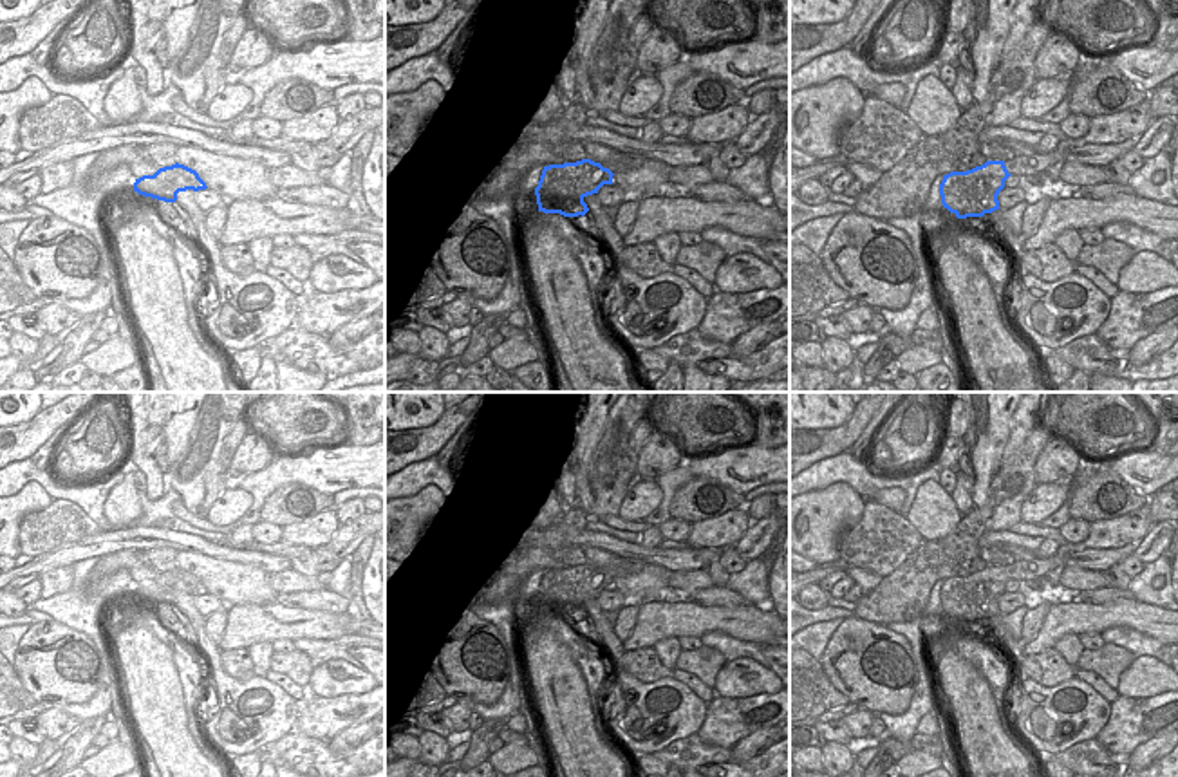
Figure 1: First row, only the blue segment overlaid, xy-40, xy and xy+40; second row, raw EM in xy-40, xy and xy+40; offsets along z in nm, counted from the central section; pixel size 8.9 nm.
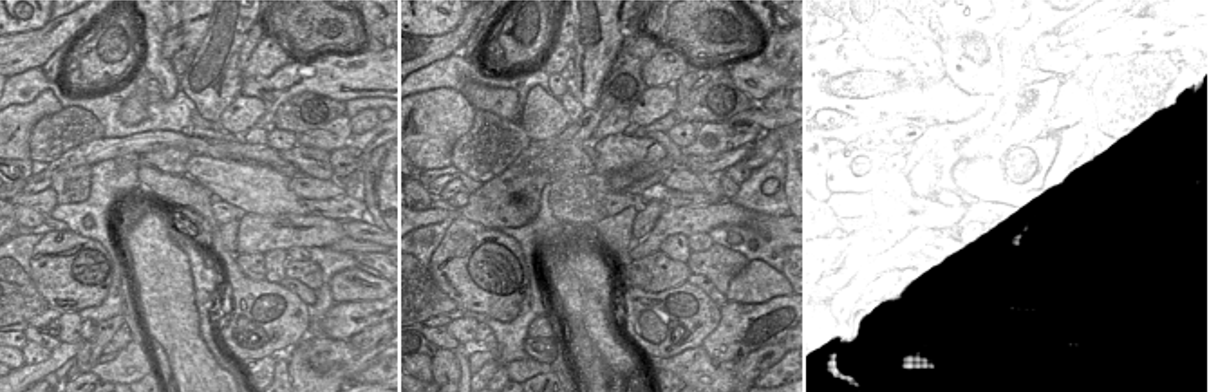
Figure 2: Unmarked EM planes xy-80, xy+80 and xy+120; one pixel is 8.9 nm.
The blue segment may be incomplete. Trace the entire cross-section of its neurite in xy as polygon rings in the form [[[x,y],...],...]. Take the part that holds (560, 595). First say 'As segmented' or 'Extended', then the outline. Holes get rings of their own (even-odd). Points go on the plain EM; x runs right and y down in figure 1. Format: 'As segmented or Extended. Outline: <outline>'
Extended. Outline: [[[622,558],[600,569],[591,564],[576,567],[544,571],[538,591],[535,593],[538,616],[578,622],[589,616],[584,604],[598,598],[603,589],[612,589],[612,580],[629,576],[645,567],[647,562]]]

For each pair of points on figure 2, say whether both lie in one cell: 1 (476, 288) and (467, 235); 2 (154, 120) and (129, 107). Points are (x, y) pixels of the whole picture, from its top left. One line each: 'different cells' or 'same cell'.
1: same cell
2: different cells

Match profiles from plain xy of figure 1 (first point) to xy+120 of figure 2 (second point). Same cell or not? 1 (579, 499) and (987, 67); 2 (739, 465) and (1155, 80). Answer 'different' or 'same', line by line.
1: same
2: same

